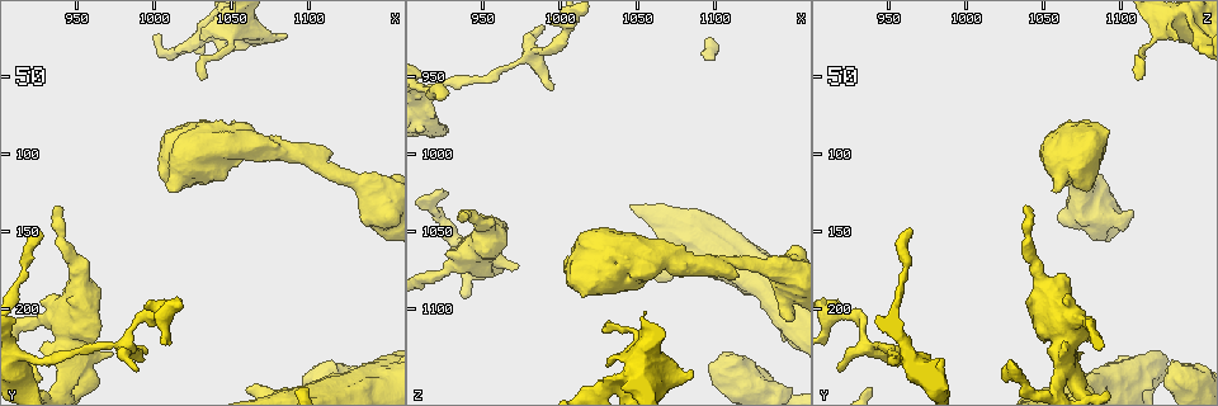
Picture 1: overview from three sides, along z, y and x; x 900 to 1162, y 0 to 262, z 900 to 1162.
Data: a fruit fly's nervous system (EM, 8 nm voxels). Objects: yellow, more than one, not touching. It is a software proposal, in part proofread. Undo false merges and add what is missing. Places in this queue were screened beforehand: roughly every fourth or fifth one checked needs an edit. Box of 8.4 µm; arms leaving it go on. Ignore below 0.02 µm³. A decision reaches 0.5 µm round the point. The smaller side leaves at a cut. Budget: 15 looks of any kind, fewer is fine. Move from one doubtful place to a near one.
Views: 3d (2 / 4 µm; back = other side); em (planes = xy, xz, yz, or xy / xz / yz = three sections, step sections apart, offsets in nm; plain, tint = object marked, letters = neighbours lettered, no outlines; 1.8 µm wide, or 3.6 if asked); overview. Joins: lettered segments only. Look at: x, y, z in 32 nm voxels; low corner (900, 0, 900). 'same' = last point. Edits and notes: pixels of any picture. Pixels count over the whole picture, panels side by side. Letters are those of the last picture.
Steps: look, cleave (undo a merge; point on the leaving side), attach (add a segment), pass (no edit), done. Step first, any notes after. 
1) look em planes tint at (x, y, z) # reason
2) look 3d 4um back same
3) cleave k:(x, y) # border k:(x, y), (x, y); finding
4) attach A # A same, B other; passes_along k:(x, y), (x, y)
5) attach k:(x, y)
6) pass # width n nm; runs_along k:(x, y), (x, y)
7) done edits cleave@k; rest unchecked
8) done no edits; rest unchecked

look 3d 2um at (972, 230, 1072) # thick end

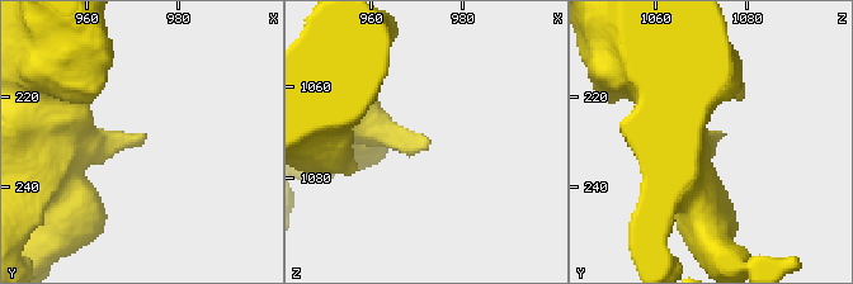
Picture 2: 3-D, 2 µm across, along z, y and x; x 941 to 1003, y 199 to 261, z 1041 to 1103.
look em xz step 4 letters at (973, 229, 1073) # shape alone is not enough

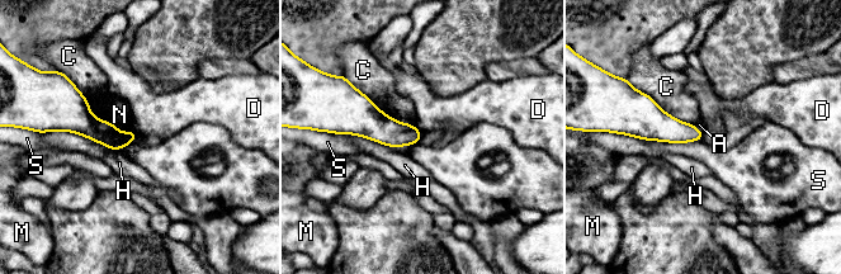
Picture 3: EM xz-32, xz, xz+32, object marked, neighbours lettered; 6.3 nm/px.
pass # A other, C other, D other, H other, M other, N other, S other; border 3:(619, 133), (670, 142), (700, 141); no lettered segment goes on from it

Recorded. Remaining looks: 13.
look 3d 2um at (1030, 54, 1112) # an open end

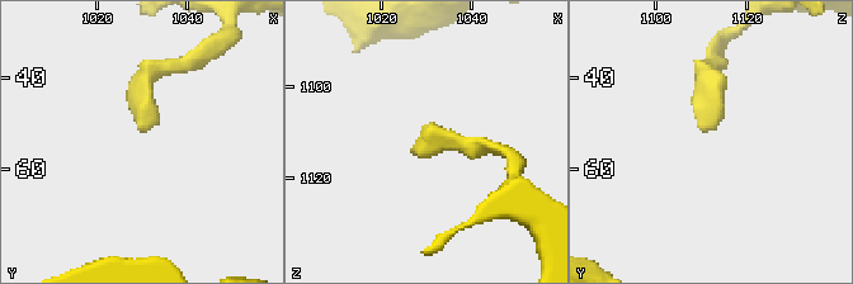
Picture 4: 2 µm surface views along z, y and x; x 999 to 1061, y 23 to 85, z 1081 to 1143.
look em planes letters at (1030, 52, 1111)

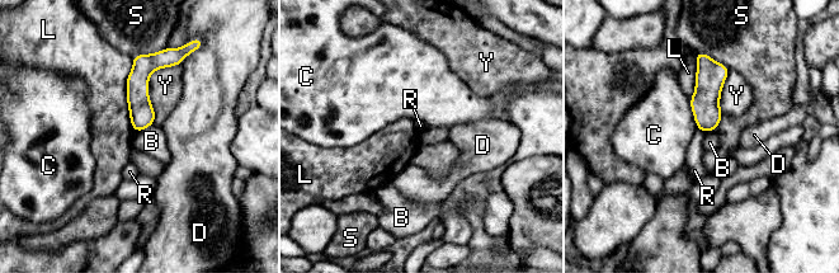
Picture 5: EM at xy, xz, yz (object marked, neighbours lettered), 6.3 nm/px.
pass # B other, C other, D other, L other, R other, S other, Y other; runs_along 5:(151, 57), (138, 76), (137, 127); none of them fits

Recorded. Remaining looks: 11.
look 3d 4um at (1084, 24, 1142) # stops while still wide

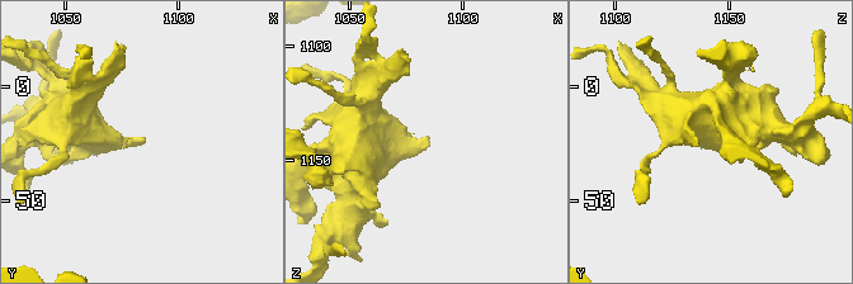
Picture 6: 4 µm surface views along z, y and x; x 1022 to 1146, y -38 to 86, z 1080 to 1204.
look em planes plain at (1085, 23, 1141) # shape alone is not enough

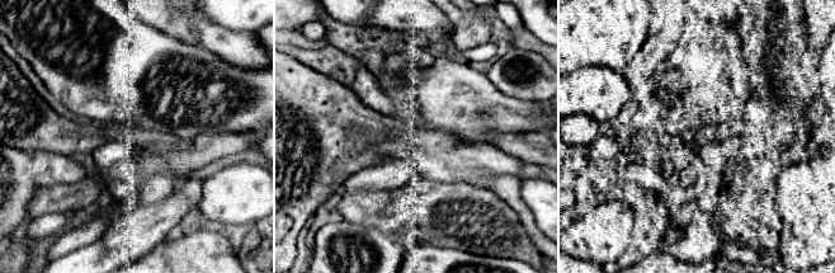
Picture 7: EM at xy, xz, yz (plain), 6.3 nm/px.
look em planes letters same # see the neighbours

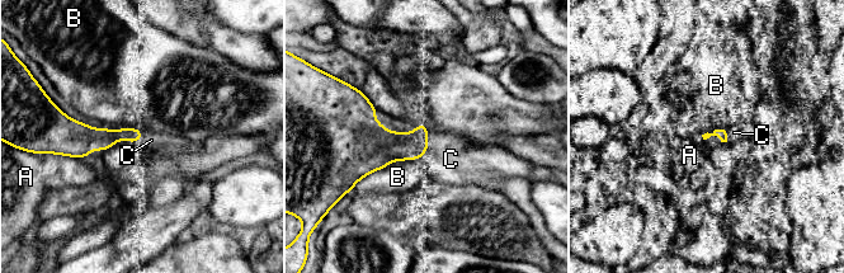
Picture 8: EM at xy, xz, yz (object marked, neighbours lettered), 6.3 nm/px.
attach C # A other, B other, C same; the neuron continues

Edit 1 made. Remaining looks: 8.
look 3d 4um at (1142, 120, 1074) # sudden change in width

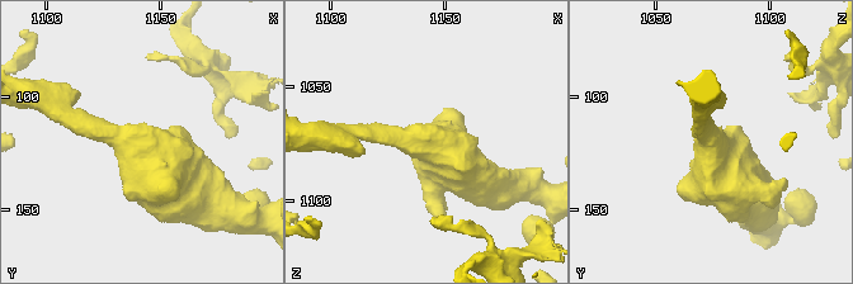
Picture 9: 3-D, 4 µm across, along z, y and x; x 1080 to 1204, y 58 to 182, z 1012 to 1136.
look em 3.6um yz step 16 tint at (1142, 121, 1074)

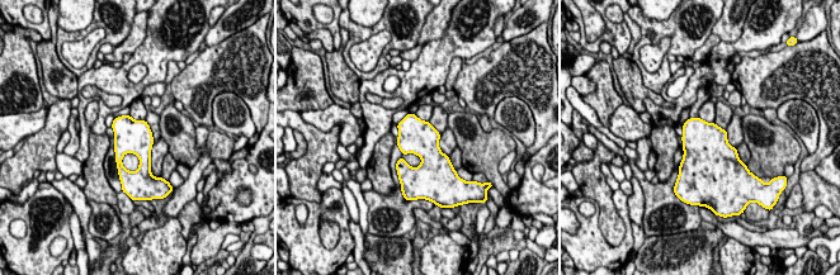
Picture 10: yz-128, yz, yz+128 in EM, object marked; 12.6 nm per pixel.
look em 3.6um planes letters same

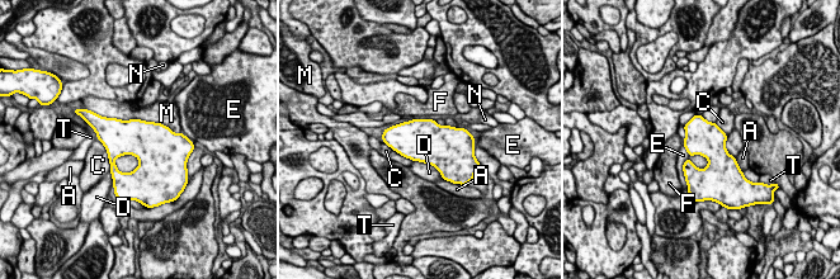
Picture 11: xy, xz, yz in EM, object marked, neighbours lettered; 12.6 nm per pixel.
pass # A other, C other, D other, E other, F other, M other, N other, T other; border 11:(100, 114), (160, 122), (179, 133); one neuron here

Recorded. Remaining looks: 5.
look em 3.6um xy step 4 tint at (1096, 246, 1134) # stops while still wide

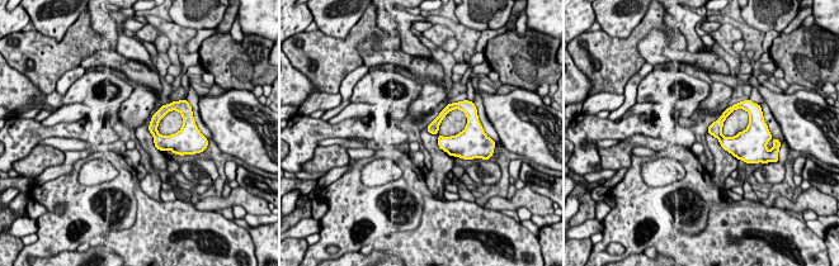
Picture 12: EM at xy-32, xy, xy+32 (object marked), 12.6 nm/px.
look em 3.6um planes letters same # another direction

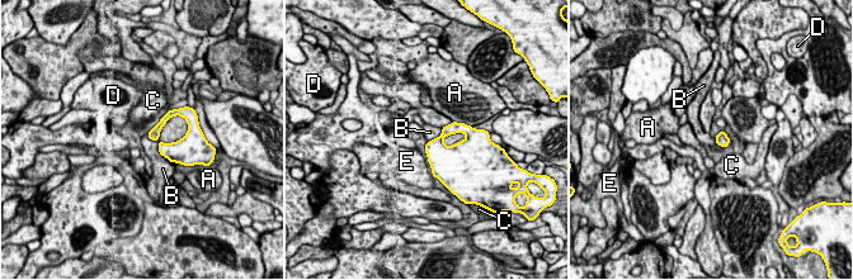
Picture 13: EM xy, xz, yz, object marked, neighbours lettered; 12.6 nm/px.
pass # longest_contact B 550 nm; A other, B other, C other, D other, E other; no lettered segment goes on from it

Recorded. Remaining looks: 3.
done edits attach@8; rest unchecked

